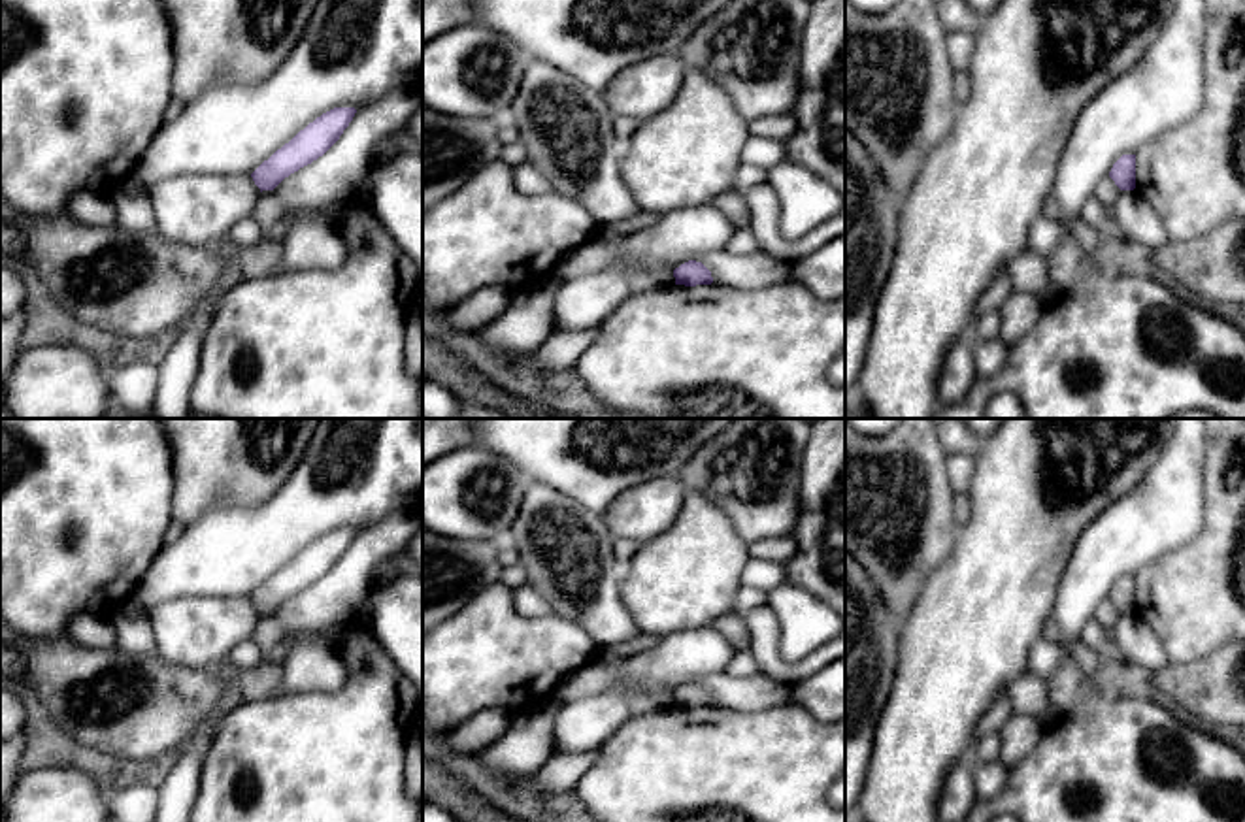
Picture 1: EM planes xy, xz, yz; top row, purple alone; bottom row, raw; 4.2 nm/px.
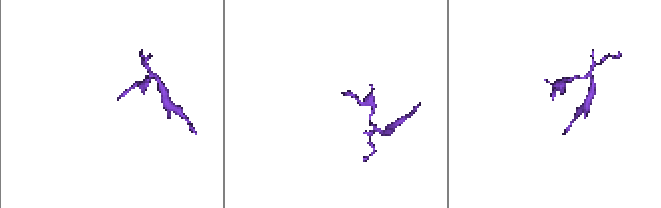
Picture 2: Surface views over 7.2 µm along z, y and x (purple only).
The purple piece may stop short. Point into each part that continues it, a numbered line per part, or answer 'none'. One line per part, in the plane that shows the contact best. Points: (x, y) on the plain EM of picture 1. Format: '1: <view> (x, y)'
none

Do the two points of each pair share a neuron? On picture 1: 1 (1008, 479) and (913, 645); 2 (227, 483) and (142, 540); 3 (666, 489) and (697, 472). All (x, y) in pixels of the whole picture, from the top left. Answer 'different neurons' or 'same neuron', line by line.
1: same neuron
2: different neurons
3: different neurons

